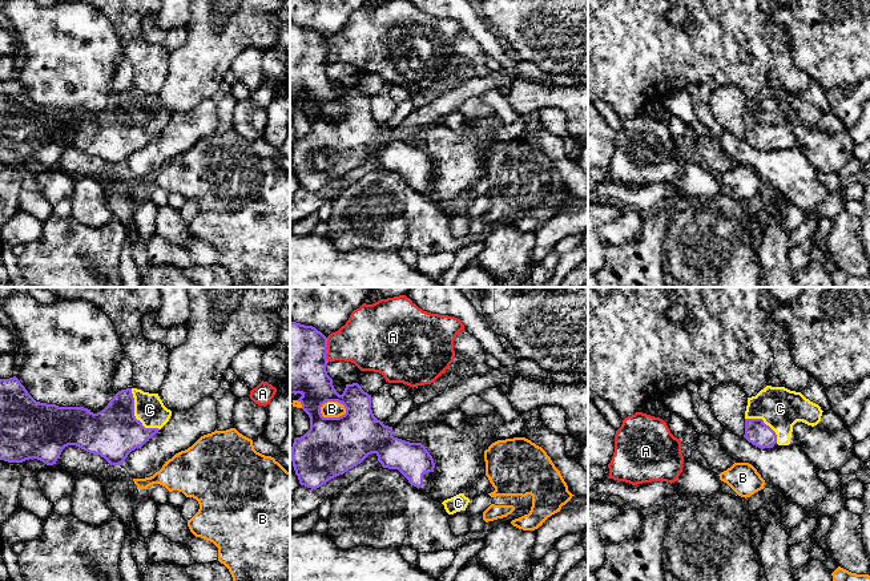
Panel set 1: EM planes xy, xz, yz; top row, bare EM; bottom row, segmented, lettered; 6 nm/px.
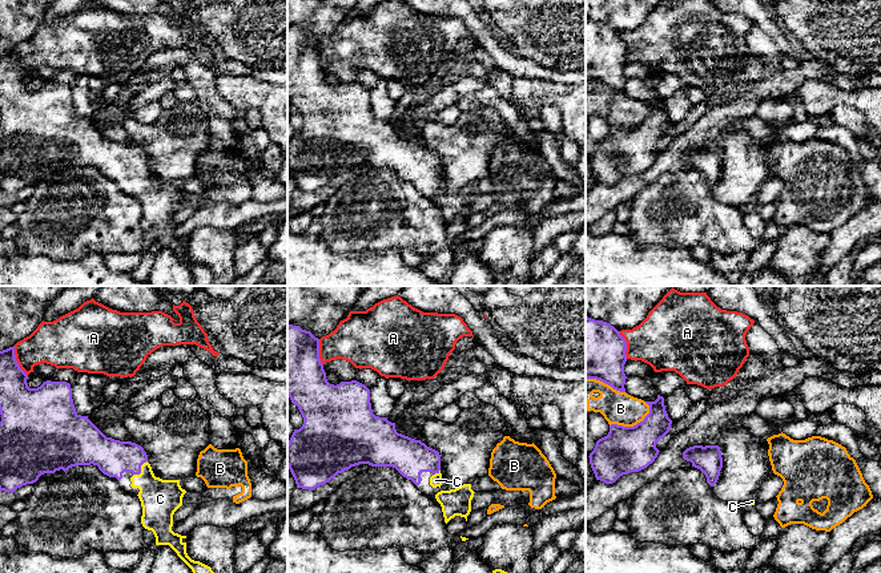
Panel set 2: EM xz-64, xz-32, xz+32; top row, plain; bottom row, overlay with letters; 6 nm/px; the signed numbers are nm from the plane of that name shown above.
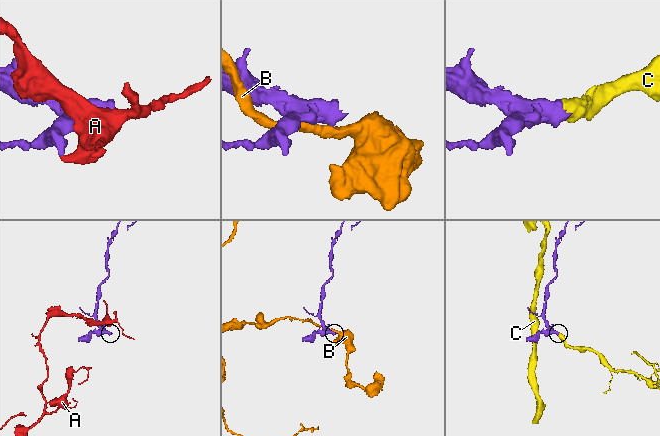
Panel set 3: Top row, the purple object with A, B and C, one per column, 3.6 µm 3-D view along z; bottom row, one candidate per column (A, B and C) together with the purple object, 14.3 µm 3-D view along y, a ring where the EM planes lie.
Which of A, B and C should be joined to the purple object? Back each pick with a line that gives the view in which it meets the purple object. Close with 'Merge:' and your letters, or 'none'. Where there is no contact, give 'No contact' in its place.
C: Touches purple in xy
Merge: C

